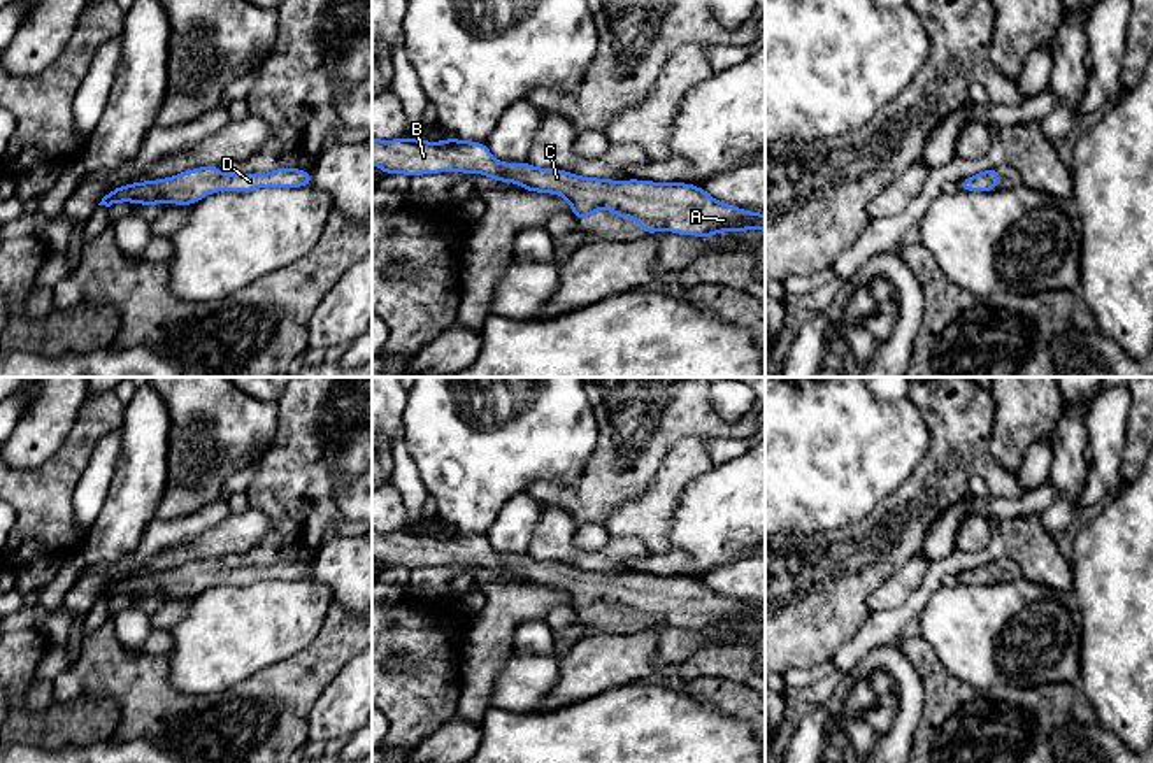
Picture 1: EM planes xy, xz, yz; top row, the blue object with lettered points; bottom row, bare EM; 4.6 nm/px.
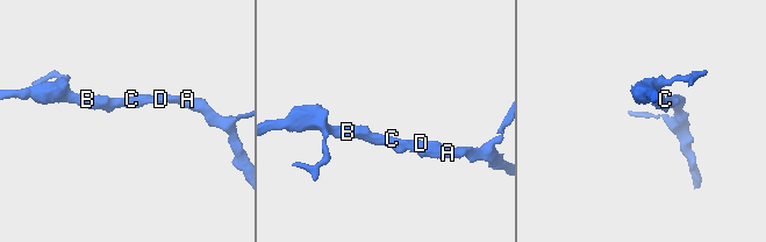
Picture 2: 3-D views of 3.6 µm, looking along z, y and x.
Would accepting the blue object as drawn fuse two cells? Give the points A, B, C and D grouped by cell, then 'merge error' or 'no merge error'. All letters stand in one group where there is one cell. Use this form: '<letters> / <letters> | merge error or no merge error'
A B C D | no merge error

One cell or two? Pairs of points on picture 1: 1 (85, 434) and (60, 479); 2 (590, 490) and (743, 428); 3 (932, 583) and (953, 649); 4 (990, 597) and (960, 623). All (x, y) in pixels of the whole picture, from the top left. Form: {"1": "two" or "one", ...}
{"1": "one", "2": "one", "3": "two", "4": "one"}

